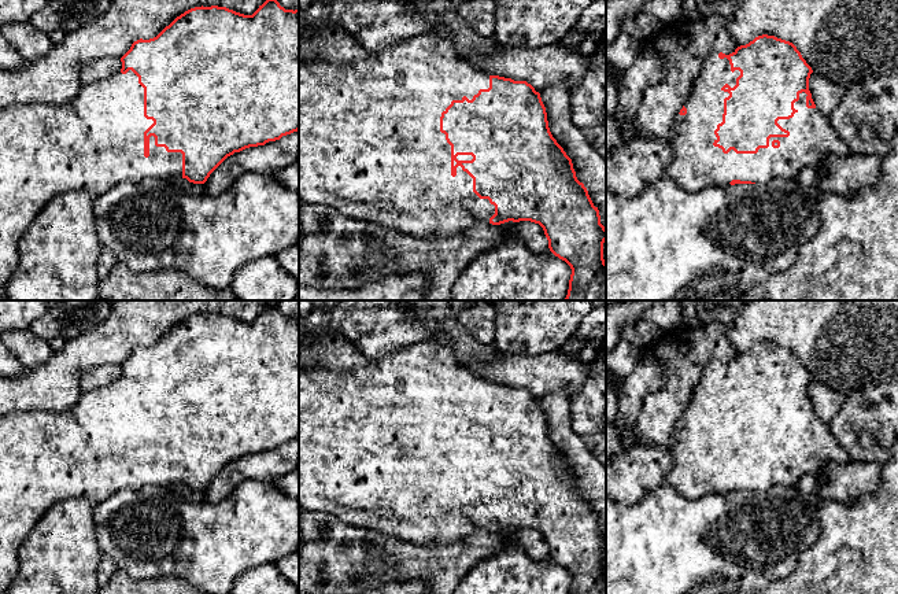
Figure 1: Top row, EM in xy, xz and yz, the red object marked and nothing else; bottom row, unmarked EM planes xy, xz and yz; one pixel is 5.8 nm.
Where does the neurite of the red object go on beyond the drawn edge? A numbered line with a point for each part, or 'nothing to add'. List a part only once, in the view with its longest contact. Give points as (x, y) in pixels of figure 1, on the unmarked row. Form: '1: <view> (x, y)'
1: yz (697, 471)

